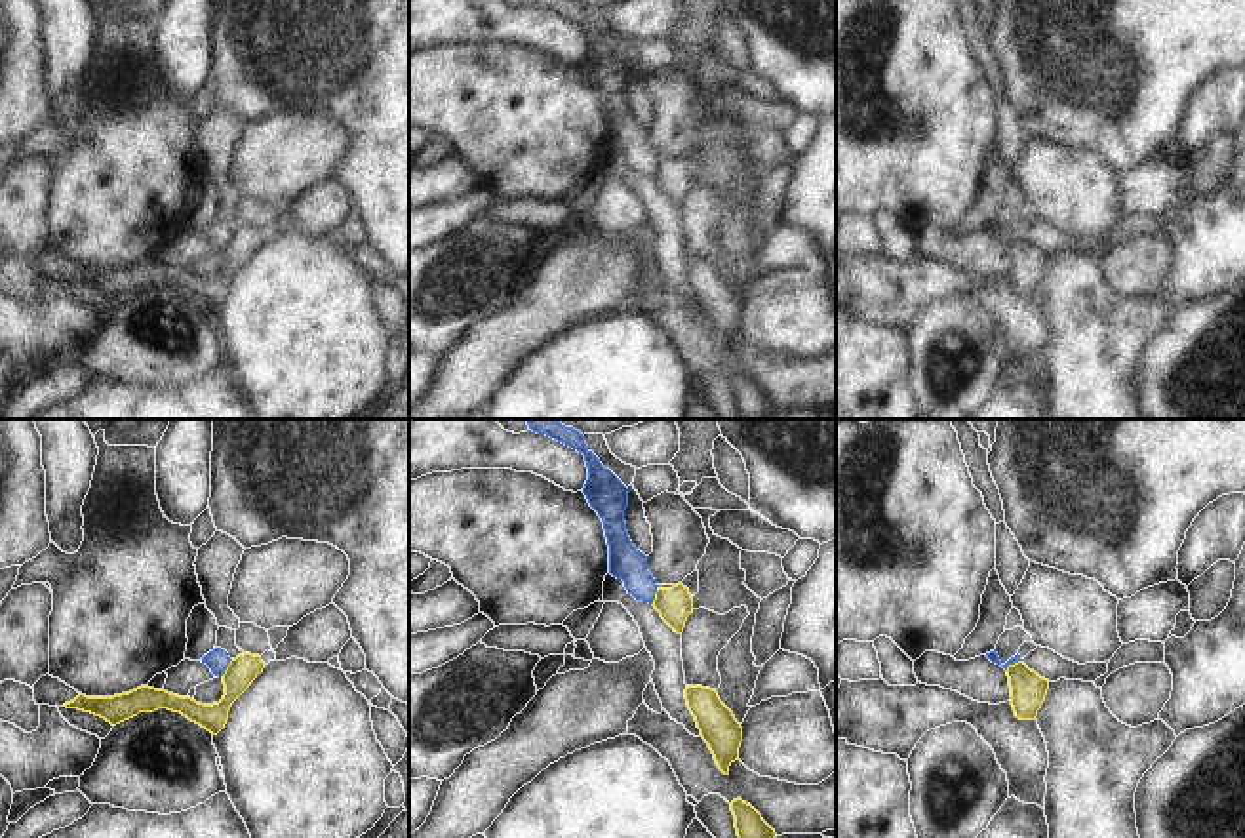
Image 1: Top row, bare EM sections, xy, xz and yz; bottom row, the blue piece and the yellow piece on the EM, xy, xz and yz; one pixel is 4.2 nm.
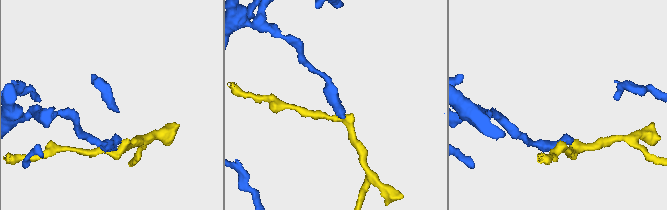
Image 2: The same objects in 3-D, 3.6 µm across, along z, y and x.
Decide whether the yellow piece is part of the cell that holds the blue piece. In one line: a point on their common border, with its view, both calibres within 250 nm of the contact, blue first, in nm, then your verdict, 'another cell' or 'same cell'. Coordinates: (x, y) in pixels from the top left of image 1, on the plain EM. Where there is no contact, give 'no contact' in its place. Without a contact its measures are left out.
contact yz (1013, 237); calibres 50 and 150 nm; another cell

